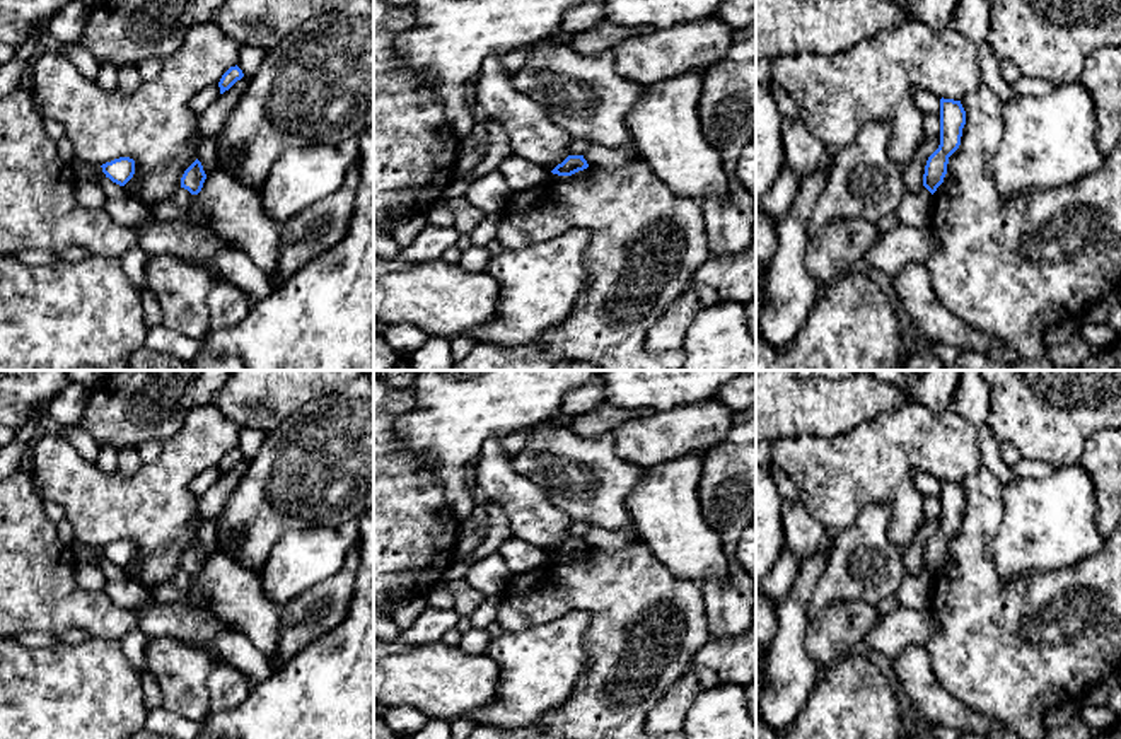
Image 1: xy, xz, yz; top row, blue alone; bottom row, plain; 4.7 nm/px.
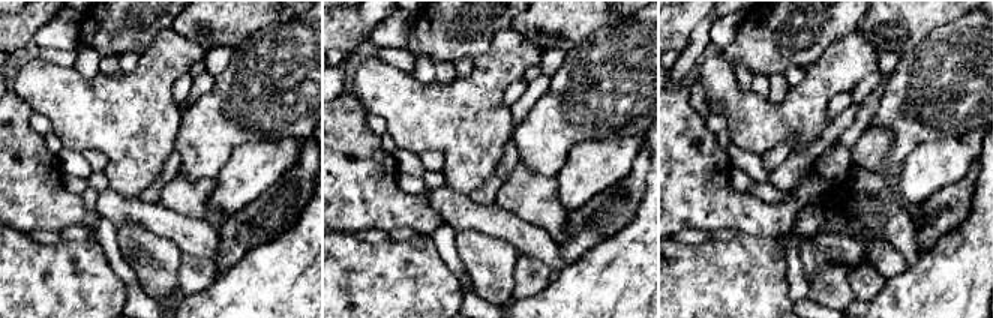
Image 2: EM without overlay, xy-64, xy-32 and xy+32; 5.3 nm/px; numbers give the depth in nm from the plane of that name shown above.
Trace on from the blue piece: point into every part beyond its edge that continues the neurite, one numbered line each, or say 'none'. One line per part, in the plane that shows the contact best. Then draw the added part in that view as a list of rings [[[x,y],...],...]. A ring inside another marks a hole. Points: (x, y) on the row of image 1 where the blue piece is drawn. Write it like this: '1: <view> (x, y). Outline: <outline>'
none

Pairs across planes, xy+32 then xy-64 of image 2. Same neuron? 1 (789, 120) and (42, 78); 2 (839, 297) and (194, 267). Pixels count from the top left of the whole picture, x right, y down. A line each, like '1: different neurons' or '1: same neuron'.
1: same neuron
2: different neurons

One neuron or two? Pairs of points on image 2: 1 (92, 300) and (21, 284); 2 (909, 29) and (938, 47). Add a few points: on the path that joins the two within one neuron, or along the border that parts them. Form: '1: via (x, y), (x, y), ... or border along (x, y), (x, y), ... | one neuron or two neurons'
1: via (74, 288), (39, 288) | one neuron
2: border along (954, 18), (936, 26), (917, 45), (900, 56) | two neurons

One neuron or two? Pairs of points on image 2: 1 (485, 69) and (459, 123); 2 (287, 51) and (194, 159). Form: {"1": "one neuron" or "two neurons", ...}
{"1": "one neuron", "2": "one neuron"}

